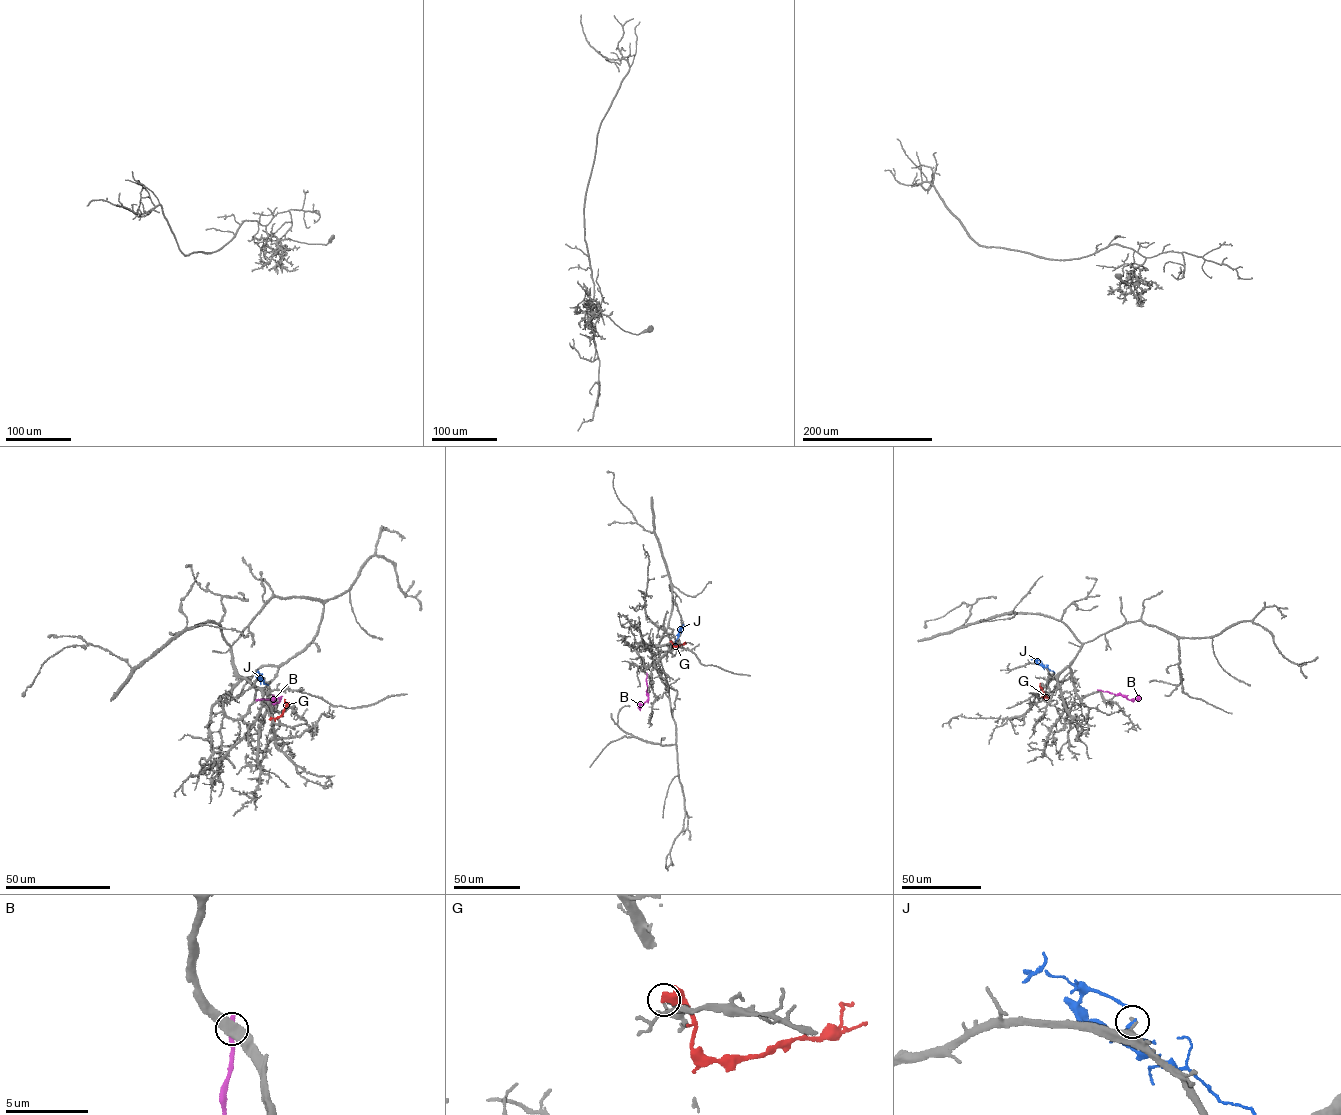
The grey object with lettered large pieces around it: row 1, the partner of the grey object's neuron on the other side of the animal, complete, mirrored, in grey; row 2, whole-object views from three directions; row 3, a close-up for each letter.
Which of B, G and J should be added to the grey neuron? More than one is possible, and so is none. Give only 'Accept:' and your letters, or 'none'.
Accept: none

